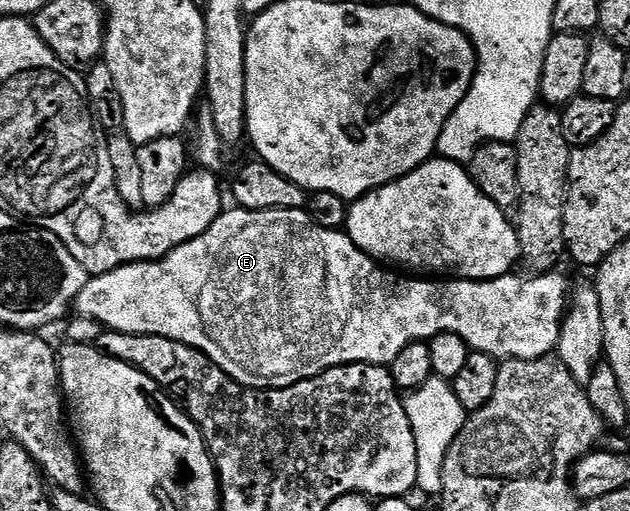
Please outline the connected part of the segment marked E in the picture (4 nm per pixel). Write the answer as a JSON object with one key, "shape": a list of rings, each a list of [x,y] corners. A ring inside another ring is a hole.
{"shape":[[[239,208],[225,209],[194,240],[174,248],[165,258],[154,262],[127,262],[125,266],[114,268],[105,274],[89,277],[88,283],[76,298],[74,306],[81,318],[92,318],[101,327],[118,334],[153,334],[159,338],[169,338],[201,350],[203,354],[215,355],[215,350],[224,358],[229,358],[238,369],[244,370],[238,380],[244,386],[259,387],[263,384],[270,390],[281,390],[304,382],[308,378],[318,376],[336,366],[352,366],[355,362],[365,362],[367,366],[388,366],[402,348],[411,342],[430,340],[439,334],[457,334],[473,351],[489,354],[497,360],[517,358],[518,360],[538,360],[547,358],[553,353],[560,339],[560,325],[568,313],[570,301],[570,285],[560,272],[546,274],[533,273],[532,278],[519,278],[516,272],[503,274],[500,278],[491,278],[485,282],[470,282],[467,280],[425,280],[420,276],[405,276],[385,268],[375,258],[369,258],[353,244],[344,230],[322,228],[313,220],[307,209],[303,210],[242,210]]]}

